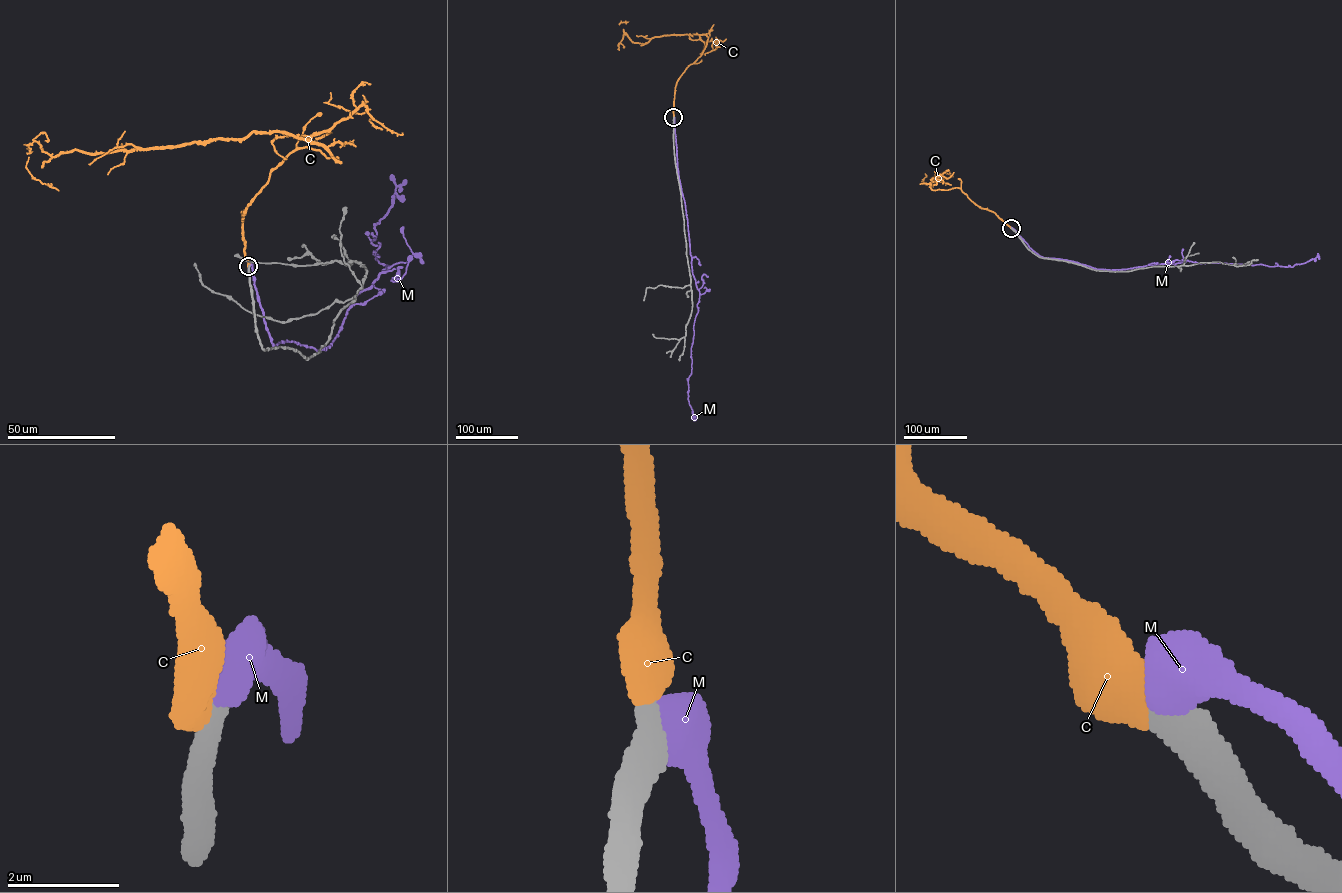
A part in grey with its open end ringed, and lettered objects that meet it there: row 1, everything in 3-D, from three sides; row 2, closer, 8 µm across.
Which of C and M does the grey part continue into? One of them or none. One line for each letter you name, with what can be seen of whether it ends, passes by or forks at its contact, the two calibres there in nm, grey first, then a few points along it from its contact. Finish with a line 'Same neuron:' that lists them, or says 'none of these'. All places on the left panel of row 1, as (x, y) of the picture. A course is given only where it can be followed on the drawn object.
C: It ends there. Thickness 480 nm (grey) against 650 nm. Its course: (248, 266), (250, 201), (296, 150), (340, 162), (322, 146), (253, 131), (26, 167), (59, 191)
Same neuron: C

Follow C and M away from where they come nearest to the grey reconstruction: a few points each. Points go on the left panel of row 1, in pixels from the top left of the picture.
C: (248, 266), (250, 201), (296, 150), (340, 162), (322, 146), (253, 131), (26, 167), (59, 191)
M: (249, 266), (274, 346), (329, 346), (389, 266), (371, 240), (406, 180)

